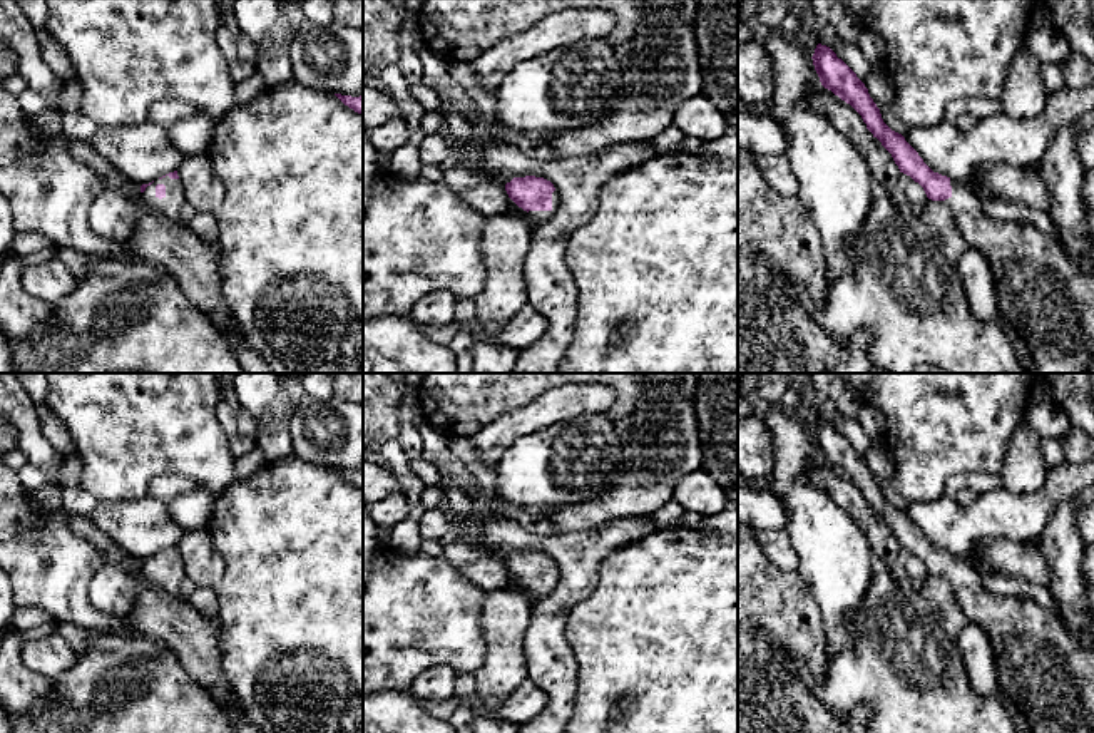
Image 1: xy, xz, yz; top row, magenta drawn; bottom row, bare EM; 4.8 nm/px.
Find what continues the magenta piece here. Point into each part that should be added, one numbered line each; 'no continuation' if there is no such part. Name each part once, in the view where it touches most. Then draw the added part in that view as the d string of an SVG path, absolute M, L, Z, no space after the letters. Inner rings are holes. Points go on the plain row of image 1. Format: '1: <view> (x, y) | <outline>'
1: xz (536, 593) | M557 566L552 567L552 584L550 586L529 586L527 591L529 591L529 599L532 602L537 602L544 597L547 597L552 589L555 587L555 584L559 582L559 577L560 577L560 571Z

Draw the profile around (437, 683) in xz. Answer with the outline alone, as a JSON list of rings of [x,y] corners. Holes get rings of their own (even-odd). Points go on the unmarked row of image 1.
[[[430,666],[422,671],[410,686],[410,693],[418,700],[445,701],[455,696],[457,671],[450,666]]]

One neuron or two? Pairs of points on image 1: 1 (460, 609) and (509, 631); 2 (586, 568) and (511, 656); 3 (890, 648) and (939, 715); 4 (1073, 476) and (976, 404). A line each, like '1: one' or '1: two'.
1: two
2: two
3: one
4: two

